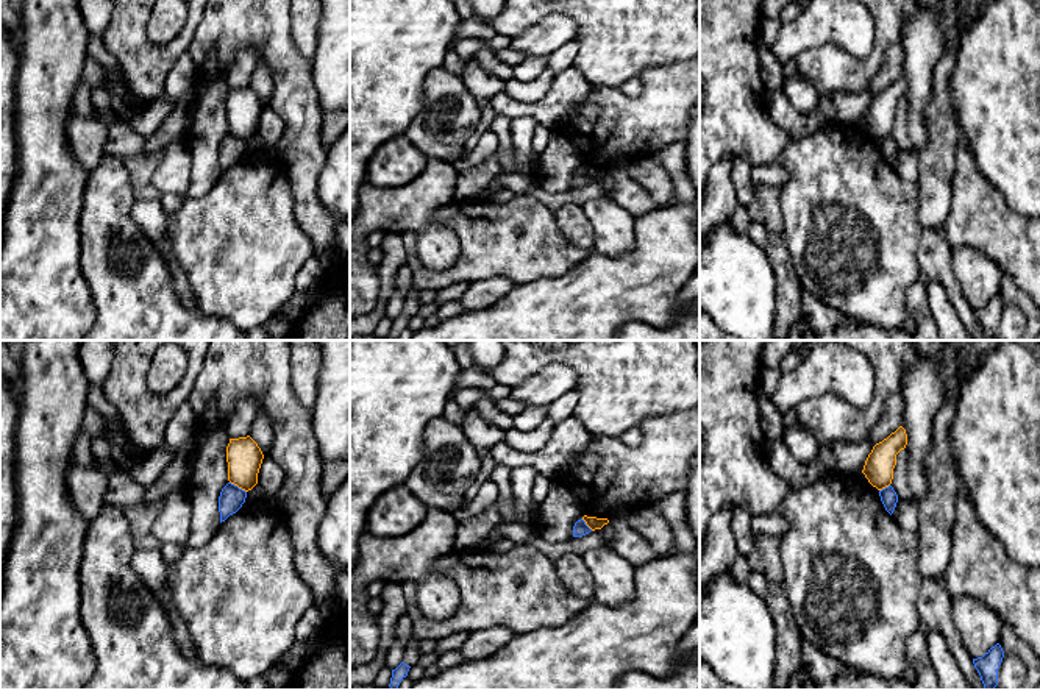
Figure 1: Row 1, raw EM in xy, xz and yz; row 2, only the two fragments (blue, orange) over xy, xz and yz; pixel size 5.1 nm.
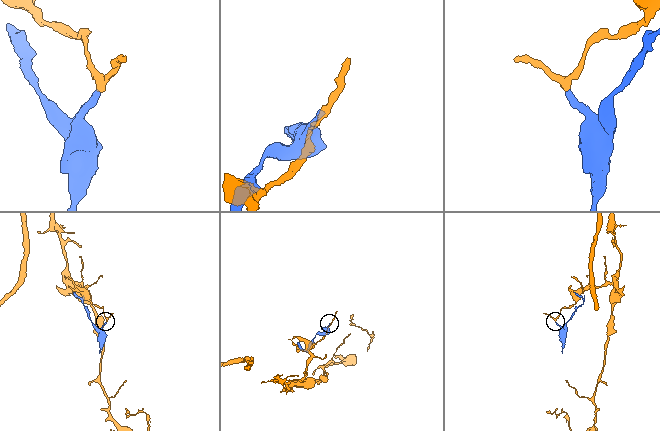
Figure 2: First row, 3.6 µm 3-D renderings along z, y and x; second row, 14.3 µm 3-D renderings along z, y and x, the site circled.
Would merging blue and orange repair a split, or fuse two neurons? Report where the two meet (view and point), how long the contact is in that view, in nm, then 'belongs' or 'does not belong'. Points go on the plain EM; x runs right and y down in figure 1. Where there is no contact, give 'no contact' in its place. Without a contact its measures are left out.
contact xy (236, 136); length 110 nm; does not belong

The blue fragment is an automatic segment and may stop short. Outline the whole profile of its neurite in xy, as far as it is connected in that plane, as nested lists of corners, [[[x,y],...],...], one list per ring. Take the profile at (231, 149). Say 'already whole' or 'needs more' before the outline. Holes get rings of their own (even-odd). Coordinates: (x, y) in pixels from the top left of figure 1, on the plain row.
already whole | [[[228,133],[219,147],[220,173],[236,164],[245,153],[247,142]]]

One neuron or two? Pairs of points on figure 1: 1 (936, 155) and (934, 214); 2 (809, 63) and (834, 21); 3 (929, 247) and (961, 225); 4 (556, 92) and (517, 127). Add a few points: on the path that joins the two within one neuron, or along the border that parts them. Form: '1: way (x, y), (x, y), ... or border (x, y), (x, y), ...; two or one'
1: way (936, 169), (936, 200); one
2: border (853, 55), (833, 44), (819, 44), (794, 56); two
3: border (943, 227), (947, 244), (951, 248); two
4: border (512, 119), (531, 117), (537, 124); two

